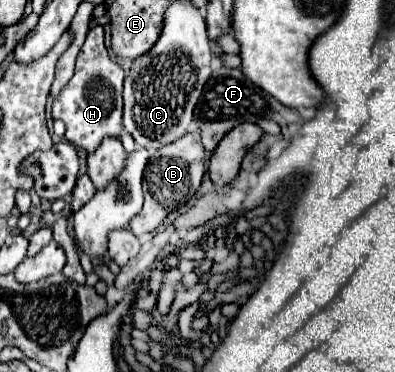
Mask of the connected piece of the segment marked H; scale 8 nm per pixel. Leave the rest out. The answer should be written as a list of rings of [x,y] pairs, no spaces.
[[[97,24],[95,28],[89,28],[87,40],[77,56],[75,64],[75,76],[69,80],[69,84],[61,90],[59,98],[53,100],[53,118],[59,118],[65,122],[67,132],[65,140],[85,150],[85,154],[93,154],[105,136],[121,136],[123,122],[123,68],[109,58],[109,52],[103,42],[103,28]]]

